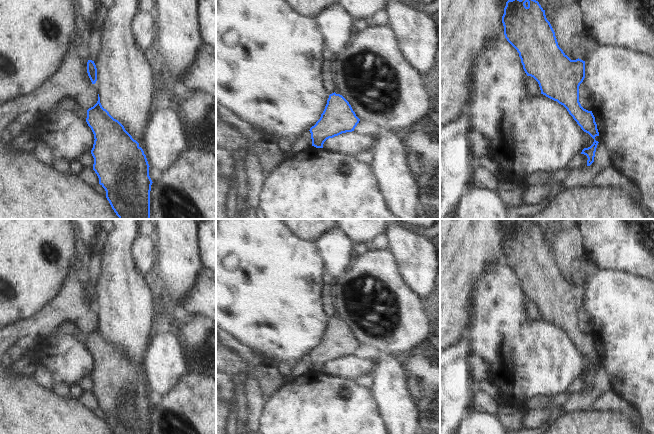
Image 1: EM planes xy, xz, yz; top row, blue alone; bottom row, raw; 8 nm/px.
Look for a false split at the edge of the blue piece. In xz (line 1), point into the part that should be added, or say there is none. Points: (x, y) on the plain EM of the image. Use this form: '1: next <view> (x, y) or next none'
1: next none

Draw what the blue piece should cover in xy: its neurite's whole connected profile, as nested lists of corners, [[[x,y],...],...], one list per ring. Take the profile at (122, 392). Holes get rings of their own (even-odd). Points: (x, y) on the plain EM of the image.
[[[98,318],[98,325],[97,327],[89,332],[87,334],[87,342],[86,346],[88,350],[91,352],[93,358],[94,358],[94,368],[93,372],[91,374],[91,378],[94,382],[94,388],[93,388],[93,394],[97,398],[99,402],[99,408],[105,413],[106,415],[106,422],[109,425],[111,431],[113,434],[150,434],[150,415],[151,415],[151,409],[152,409],[152,404],[149,400],[149,388],[146,382],[146,379],[144,378],[143,373],[139,370],[139,367],[132,362],[132,360],[125,354],[124,350],[116,343],[114,343],[109,336],[104,333],[100,327],[100,321]]]

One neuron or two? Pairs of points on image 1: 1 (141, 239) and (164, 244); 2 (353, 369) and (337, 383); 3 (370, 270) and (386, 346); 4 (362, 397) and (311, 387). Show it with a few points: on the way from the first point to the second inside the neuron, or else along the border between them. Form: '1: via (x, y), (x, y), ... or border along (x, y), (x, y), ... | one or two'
1: border along (154, 235), (155, 252), (157, 255) | two
2: border along (322, 372), (328, 375), (339, 375), (355, 380) | two
3: via (390, 286), (396, 292), (400, 303), (399, 326) | one
4: via (349, 397), (344, 395), (324, 395) | one

